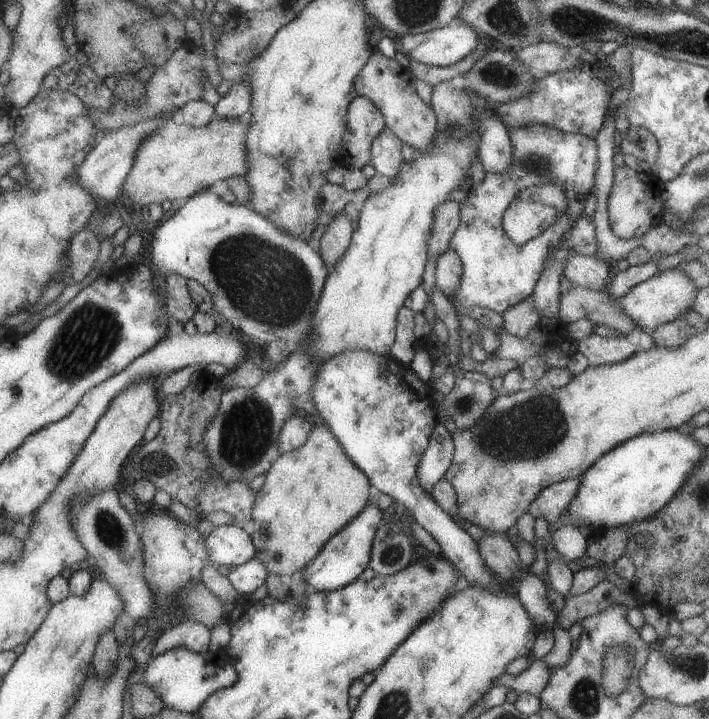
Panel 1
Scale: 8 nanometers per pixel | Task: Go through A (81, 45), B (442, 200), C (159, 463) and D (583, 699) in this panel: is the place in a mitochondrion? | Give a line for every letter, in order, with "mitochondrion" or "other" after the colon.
A: other
B: other
C: mitochondrion
D: mitochondrion

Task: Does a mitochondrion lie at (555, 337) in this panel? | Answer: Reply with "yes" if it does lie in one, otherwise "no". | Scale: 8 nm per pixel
yes

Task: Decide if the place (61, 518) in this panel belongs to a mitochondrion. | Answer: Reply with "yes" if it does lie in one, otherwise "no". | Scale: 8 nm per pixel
no

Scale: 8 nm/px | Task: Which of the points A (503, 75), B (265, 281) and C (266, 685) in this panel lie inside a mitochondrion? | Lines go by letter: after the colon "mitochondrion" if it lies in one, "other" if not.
A: mitochondrion
B: mitochondrion
C: other

